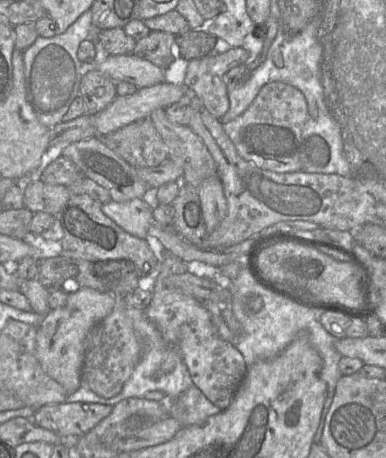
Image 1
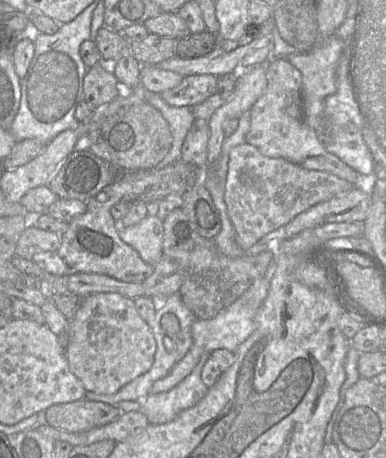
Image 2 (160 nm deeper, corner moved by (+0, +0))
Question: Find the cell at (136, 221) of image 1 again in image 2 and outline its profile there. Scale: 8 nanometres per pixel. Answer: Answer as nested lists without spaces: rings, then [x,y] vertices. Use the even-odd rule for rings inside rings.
[[[147,215],[138,224],[125,227],[117,222],[121,239],[133,247],[143,261],[155,265],[163,256],[163,221],[156,215]]]

